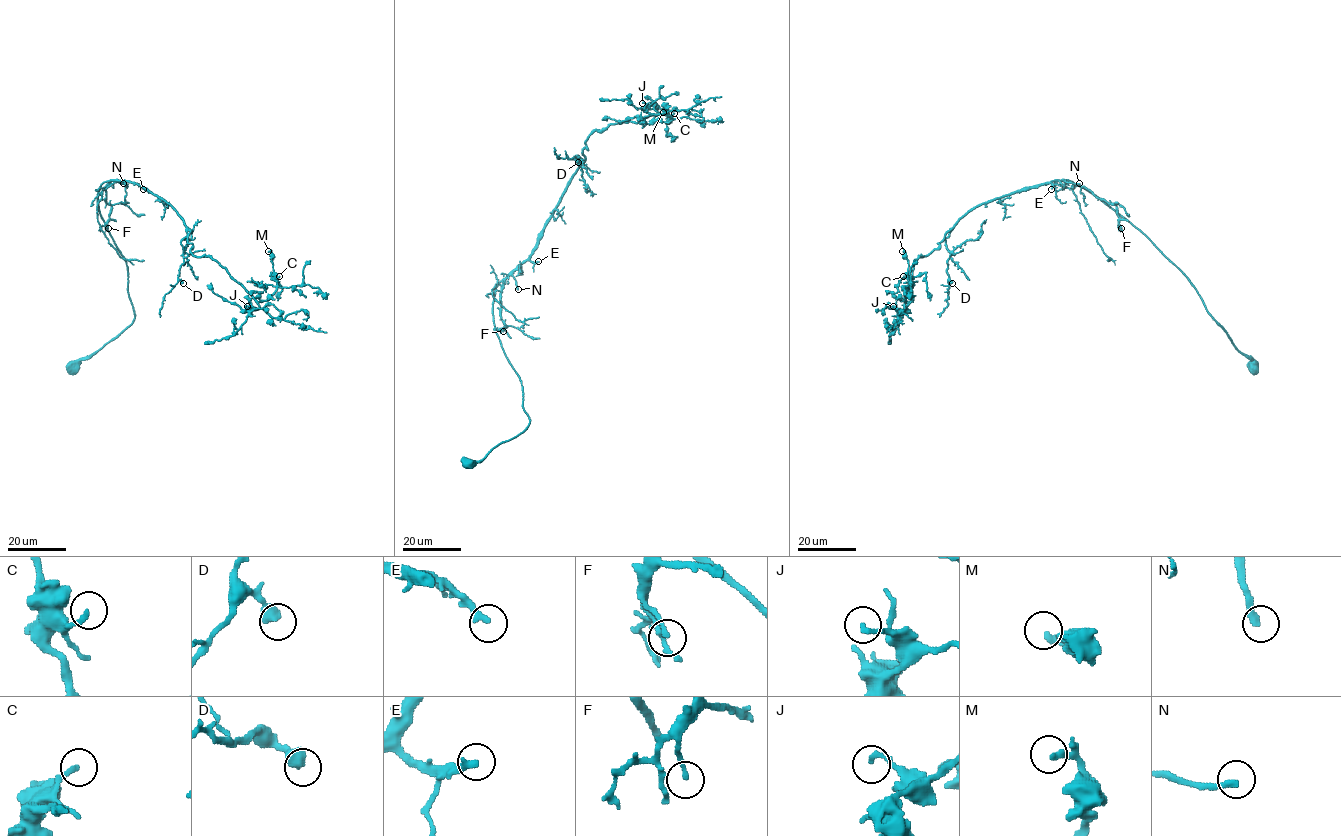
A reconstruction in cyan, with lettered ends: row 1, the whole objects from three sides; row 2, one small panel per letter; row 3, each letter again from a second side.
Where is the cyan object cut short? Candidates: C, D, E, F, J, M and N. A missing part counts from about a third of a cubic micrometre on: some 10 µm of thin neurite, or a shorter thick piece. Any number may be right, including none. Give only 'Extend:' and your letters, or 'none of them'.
Extend: E, N

